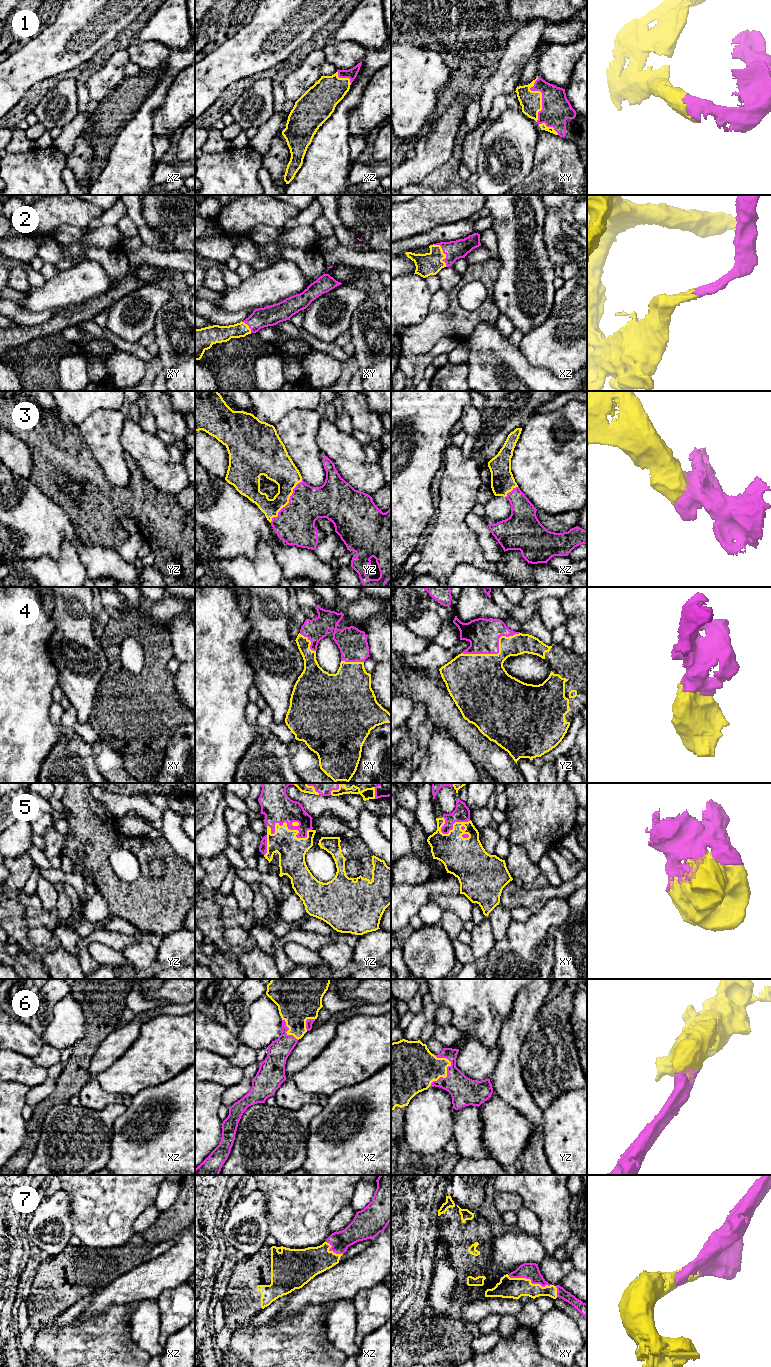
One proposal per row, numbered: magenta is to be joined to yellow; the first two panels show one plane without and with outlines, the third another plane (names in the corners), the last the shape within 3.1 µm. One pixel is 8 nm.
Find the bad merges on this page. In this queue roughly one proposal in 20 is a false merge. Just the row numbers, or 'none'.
none

